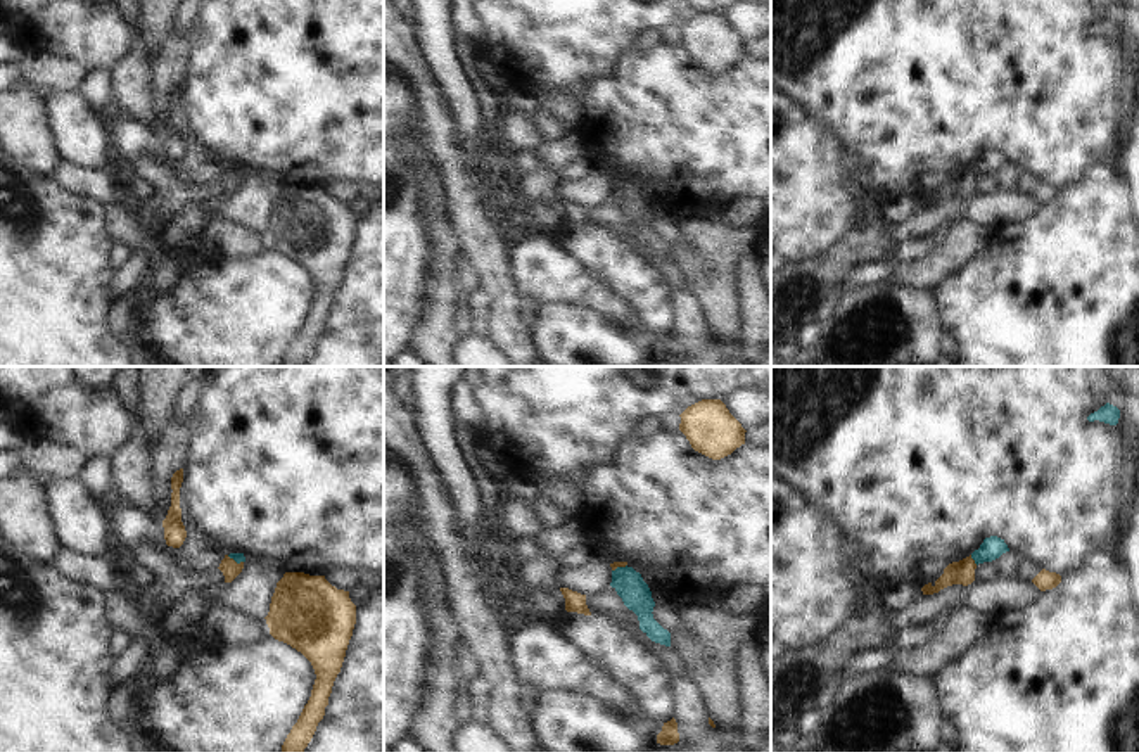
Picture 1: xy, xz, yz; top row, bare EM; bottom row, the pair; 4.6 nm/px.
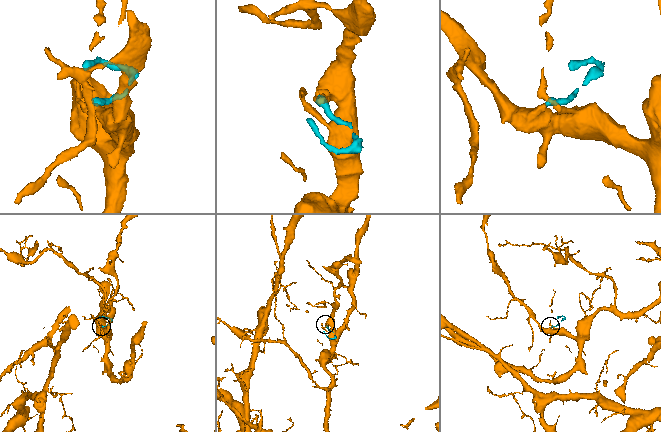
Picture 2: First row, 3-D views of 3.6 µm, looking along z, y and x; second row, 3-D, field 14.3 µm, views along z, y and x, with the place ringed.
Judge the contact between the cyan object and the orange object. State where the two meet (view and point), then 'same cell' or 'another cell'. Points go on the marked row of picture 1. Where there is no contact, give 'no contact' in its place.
yz (973, 559) | another cell

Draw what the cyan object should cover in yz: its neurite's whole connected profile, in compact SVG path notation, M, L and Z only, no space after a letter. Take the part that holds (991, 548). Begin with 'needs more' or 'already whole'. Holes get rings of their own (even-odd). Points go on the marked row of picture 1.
already whole; M997 536L985 538L978 550L971 553L975 564L992 562L999 558L1002 553L1009 551L1004 539Z

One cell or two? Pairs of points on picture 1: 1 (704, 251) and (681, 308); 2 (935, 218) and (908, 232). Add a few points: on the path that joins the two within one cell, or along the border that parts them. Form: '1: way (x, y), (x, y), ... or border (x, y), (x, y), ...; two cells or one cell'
1: border (688, 291), (697, 299), (697, 308), (707, 329); two cells
2: way (929, 218), (915, 227); one cell

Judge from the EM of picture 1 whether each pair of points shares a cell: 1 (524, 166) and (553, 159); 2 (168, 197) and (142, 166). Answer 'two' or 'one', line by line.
1: two
2: one

